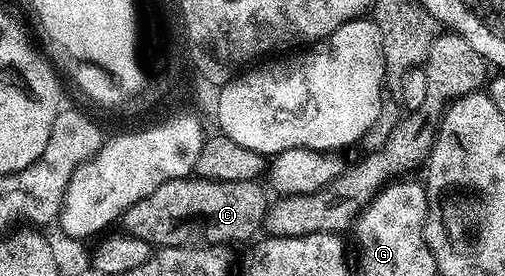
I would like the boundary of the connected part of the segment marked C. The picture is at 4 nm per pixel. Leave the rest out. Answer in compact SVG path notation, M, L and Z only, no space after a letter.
M197 176L168 180L160 184L154 194L144 196L144 200L136 200L136 204L132 204L132 208L122 215L120 222L126 225L123 226L125 233L149 242L154 248L175 245L174 214L178 218L185 214L190 218L198 218L198 226L207 243L242 242L245 238L253 239L253 234L259 233L262 215L268 205L267 191L262 191L258 185L257 181L221 182Z

